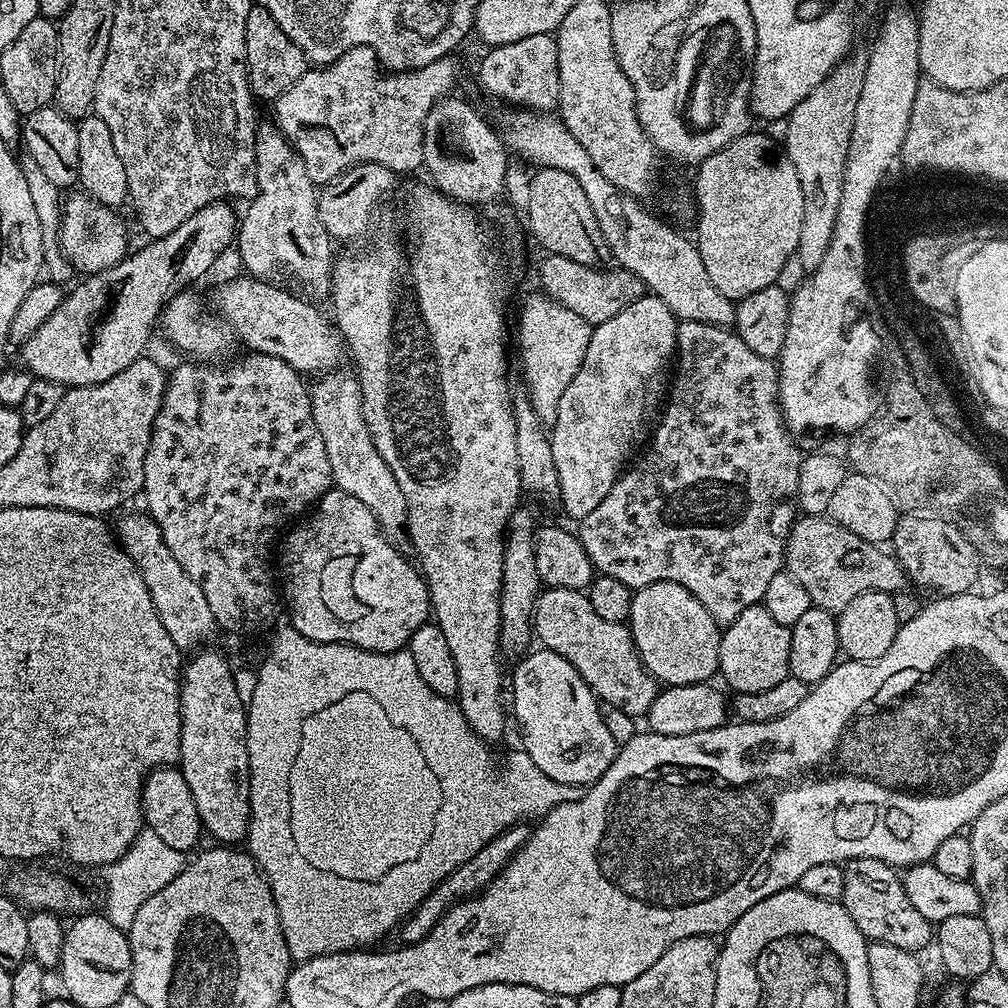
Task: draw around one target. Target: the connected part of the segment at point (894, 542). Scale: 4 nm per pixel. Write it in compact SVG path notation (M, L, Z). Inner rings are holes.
M899 517L896 521L896 529L890 541L891 551L894 553L897 562L902 566L905 577L912 580L920 588L929 588L940 596L957 596L963 592L973 591L976 579L980 576L982 561L980 553L975 546L966 539L950 522L942 522L935 519L917 519L915 517Z

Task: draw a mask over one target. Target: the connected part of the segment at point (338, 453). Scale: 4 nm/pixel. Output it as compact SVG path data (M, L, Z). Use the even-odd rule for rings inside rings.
M344 370L325 372L317 375L315 380L316 385L313 383L310 388L310 410L314 414L314 426L318 426L322 442L326 442L326 458L330 458L333 485L350 494L350 498L358 498L358 502L374 514L380 531L395 548L407 549L410 537L406 531L406 494L402 494L402 486L394 482L390 466L386 466L382 454L378 454L378 446L374 446L374 438L370 438L362 410L360 381L355 375L348 373L347 376Z

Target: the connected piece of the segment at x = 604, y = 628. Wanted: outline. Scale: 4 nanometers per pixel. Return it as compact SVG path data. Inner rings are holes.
M545 587L536 598L536 609L532 612L532 626L535 639L540 640L539 643L548 651L566 658L566 662L570 662L570 666L578 670L578 674L584 679L589 690L609 709L616 709L623 715L635 718L647 717L658 691L658 682L645 670L644 663L636 652L632 630L627 623L606 622L606 618L602 618L596 613L594 606L590 606L587 595L583 591Z

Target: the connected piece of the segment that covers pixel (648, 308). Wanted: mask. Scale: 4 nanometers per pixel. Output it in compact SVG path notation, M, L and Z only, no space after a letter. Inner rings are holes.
M651 294L638 297L634 302L630 302L630 306L626 306L621 312L614 314L614 318L606 318L606 322L593 327L590 346L586 346L586 358L582 358L582 366L578 370L578 374L574 374L574 382L570 382L570 386L566 386L566 394L562 394L562 402L558 402L558 418L550 430L552 449L554 450L554 466L558 466L560 504L566 515L573 516L573 521L583 520L586 514L590 514L590 510L594 510L594 506L598 506L598 502L602 502L602 498L606 498L606 494L610 494L614 482L620 479L629 463L628 455L631 454L632 447L640 443L643 445L649 439L650 433L657 423L662 401L666 396L666 381L669 379L670 365L676 355L677 327L676 315L670 310L670 306L666 306L666 302L662 302L662 298Z

